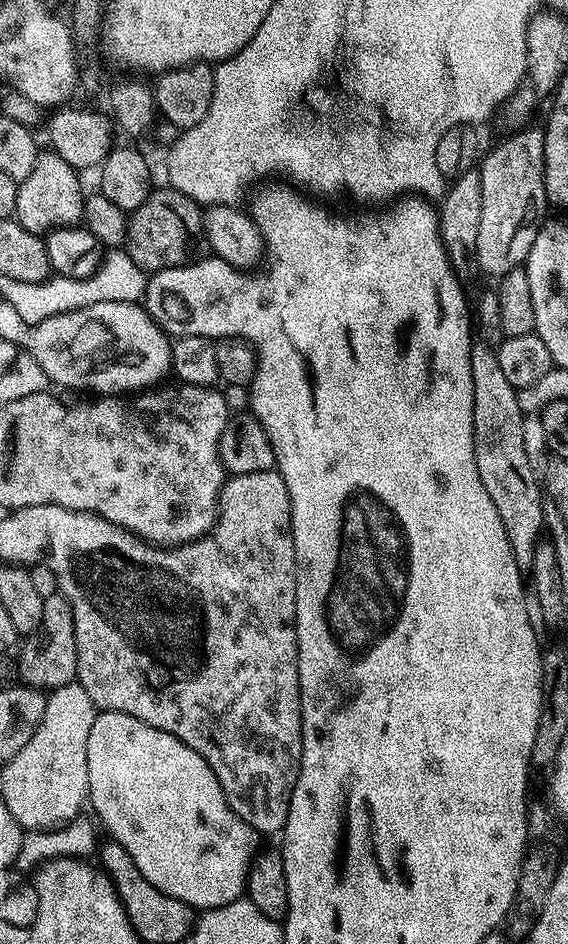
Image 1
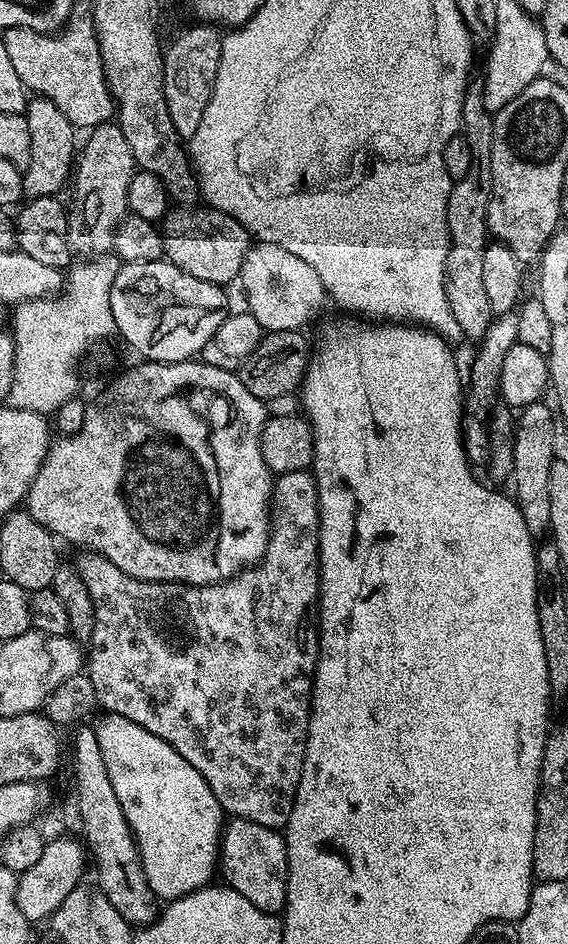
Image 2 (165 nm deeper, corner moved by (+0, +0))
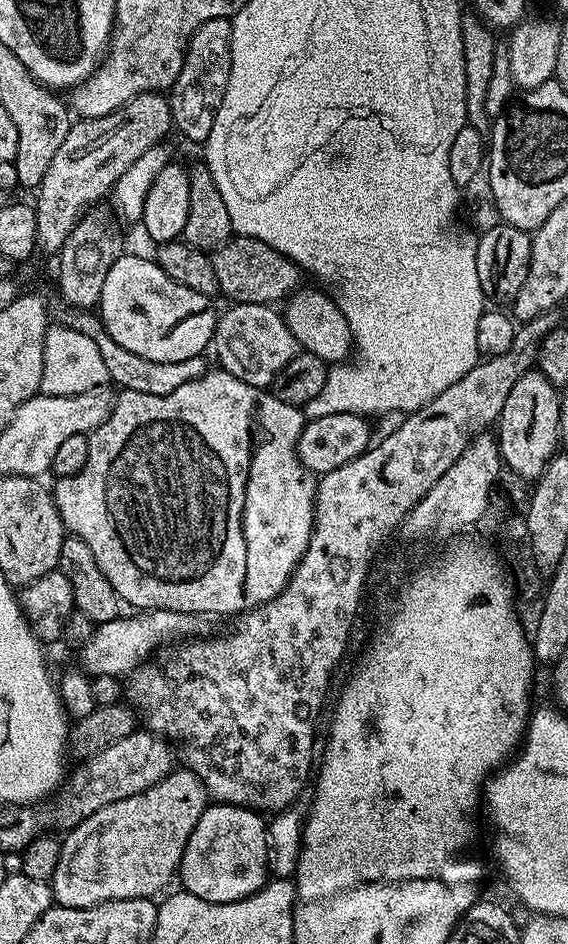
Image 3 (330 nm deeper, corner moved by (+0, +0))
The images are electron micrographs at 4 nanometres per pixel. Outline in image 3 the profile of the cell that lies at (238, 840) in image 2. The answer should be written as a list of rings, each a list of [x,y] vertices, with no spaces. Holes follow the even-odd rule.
[[[209,803],[202,818],[198,818],[180,859],[178,880],[184,883],[181,884],[183,891],[194,894],[194,898],[202,898],[202,902],[215,904],[236,902],[257,892],[270,879],[268,827],[265,817],[251,808],[243,808],[240,804]]]

